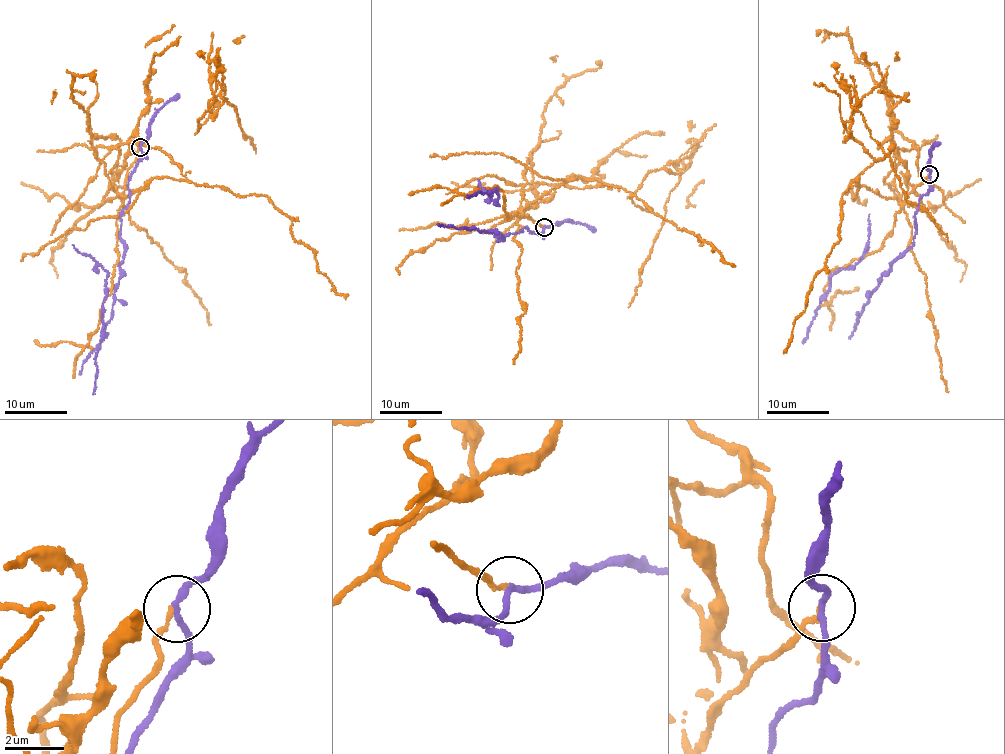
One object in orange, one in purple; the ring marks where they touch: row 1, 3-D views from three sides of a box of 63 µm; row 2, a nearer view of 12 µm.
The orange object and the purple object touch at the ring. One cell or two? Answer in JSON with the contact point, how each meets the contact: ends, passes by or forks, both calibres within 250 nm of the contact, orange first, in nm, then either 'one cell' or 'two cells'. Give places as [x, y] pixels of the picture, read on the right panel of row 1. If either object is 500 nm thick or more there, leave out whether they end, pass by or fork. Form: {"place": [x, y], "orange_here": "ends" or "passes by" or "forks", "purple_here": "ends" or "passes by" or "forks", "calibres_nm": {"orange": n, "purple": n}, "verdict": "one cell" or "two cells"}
{"place": [929, 174], "orange_here": "ends", "purple_here": "passes by", "calibres_nm": {"orange": 140, "purple": 190}, "verdict": "two cells"}

